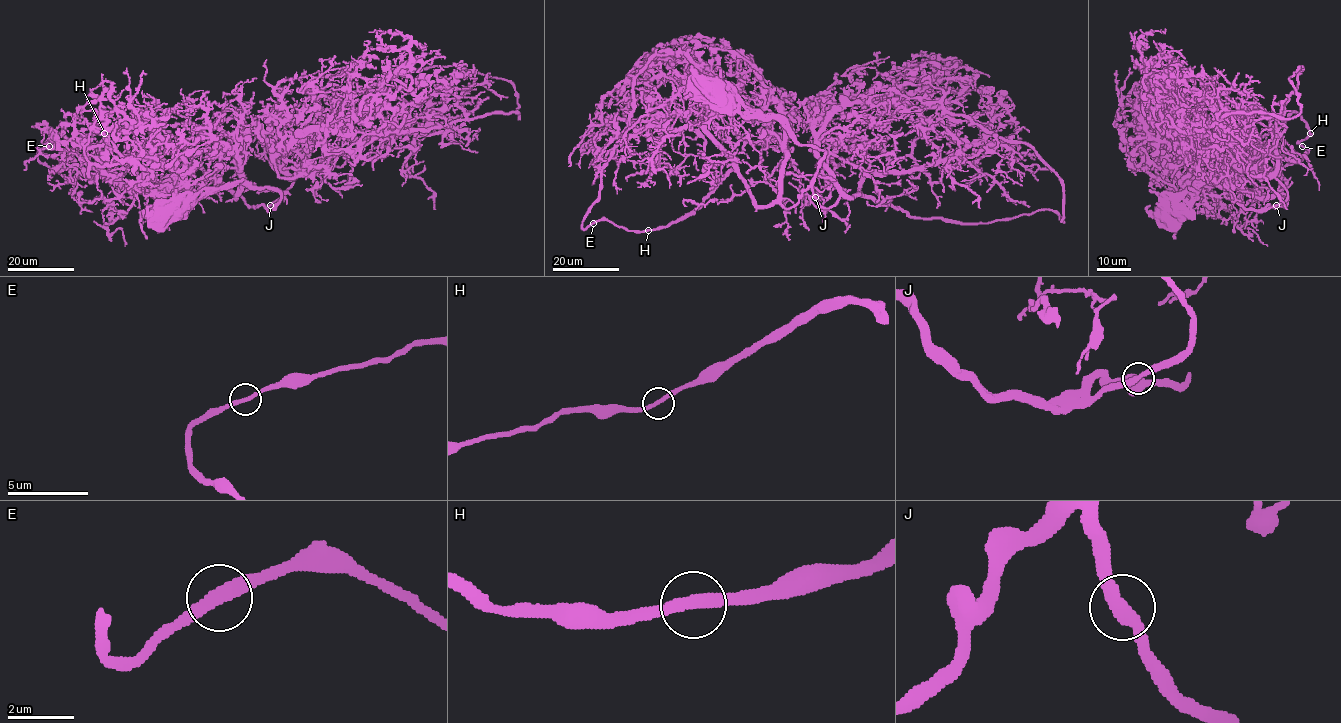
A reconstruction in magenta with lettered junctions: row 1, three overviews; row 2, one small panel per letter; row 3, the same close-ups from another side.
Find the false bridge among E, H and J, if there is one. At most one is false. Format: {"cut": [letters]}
{"cut": []}

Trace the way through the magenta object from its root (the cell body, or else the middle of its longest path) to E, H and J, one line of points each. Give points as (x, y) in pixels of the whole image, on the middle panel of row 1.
E: (704, 86), (825, 153), (799, 200), (757, 205), (729, 171), (700, 206), (666, 226), (593, 223)
H: (704, 86), (776, 119), (825, 156), (792, 207), (757, 205), (745, 180), (729, 171), (692, 213), (648, 230)
J: (704, 86), (715, 86), (759, 109), (800, 144), (824, 152), (812, 179), (815, 197)

